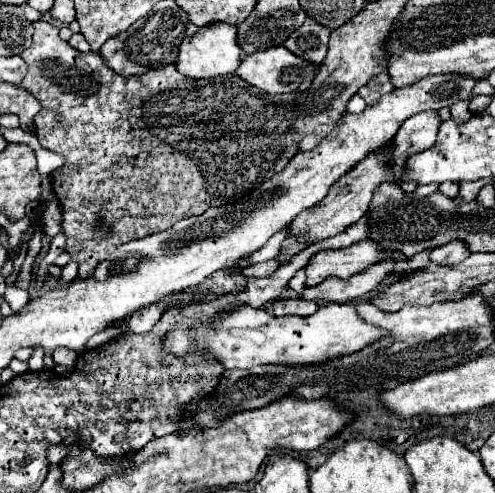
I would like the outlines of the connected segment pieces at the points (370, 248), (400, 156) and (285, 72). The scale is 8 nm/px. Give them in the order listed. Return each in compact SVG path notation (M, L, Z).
M362 240L342 250L318 252L306 266L306 286L316 286L330 276L350 278L354 272L366 270L384 258L386 256L382 256L382 248L372 244L372 240Z
M420 112L418 116L410 116L410 120L400 126L390 152L390 158L394 160L394 178L402 174L402 164L410 154L434 146L440 124L442 120L438 112Z
M284 46L258 50L242 58L236 74L248 84L268 92L296 92L306 78L314 78L318 72L316 64L306 64L300 56L290 54Z

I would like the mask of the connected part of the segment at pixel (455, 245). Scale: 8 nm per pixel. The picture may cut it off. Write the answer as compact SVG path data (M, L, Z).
M450 240L450 244L442 244L442 248L434 248L430 252L430 262L434 264L458 264L466 260L472 252L462 244L462 240Z

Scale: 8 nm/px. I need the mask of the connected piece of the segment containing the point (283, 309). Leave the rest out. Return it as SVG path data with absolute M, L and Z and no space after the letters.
M282 298L274 302L274 316L286 316L286 314L298 314L298 316L310 316L314 310L318 310L318 302L308 302L302 298Z

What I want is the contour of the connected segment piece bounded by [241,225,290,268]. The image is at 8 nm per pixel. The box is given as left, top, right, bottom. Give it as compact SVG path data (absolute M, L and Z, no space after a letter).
M289 225L284 227L280 230L280 232L274 234L274 236L272 236L272 238L270 238L266 245L264 245L261 249L252 253L248 258L242 259L241 268L245 268L258 262L264 262L277 258L280 253L281 243L287 238L289 230Z

